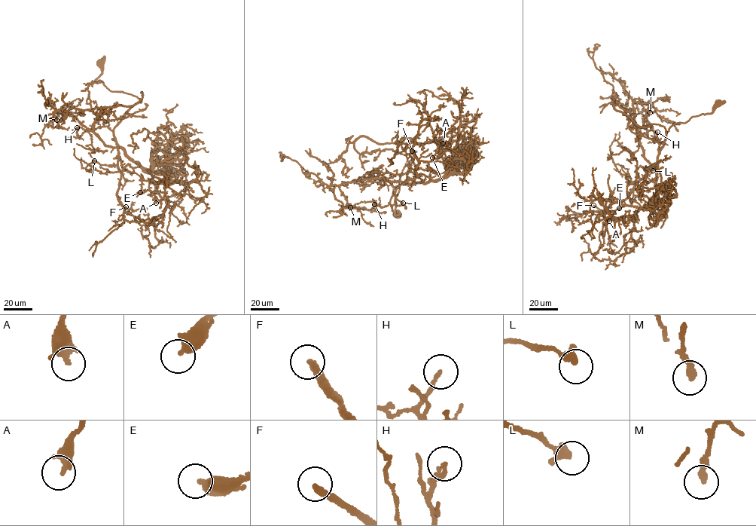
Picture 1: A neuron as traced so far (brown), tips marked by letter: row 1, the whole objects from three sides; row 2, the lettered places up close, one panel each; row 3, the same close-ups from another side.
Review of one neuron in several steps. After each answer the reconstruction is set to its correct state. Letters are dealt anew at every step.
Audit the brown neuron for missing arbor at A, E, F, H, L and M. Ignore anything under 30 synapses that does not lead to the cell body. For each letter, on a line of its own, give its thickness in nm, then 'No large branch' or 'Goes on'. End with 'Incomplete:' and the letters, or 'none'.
A: Thickness 340 nm. No large branch
E: Thickness 480 nm. No large branch
F: Thickness 320 nm. Goes on
H: Thickness 180 nm. Goes on
L: Thickness 360 nm. No large branch
M: Thickness 300 nm. No large branch
Incomplete: F, H

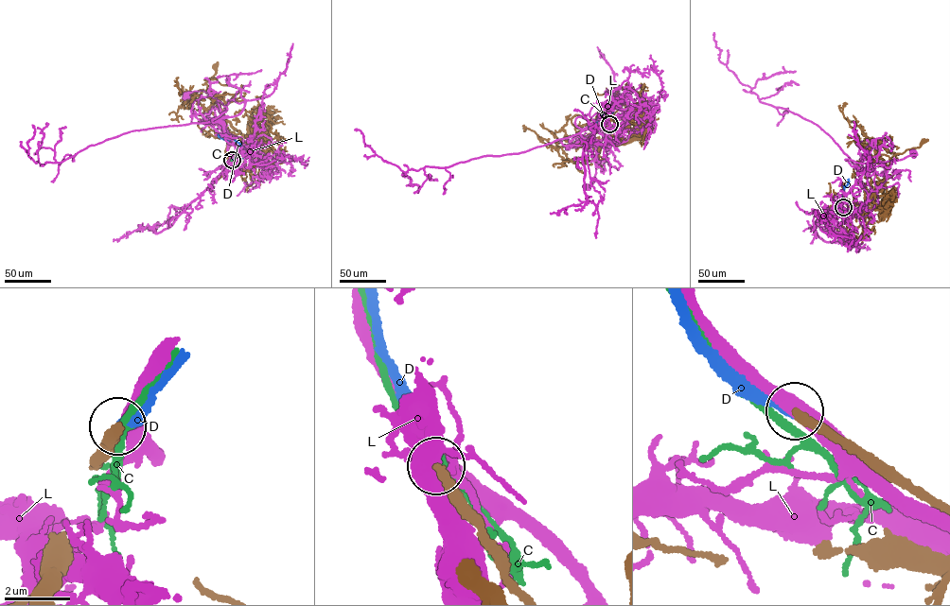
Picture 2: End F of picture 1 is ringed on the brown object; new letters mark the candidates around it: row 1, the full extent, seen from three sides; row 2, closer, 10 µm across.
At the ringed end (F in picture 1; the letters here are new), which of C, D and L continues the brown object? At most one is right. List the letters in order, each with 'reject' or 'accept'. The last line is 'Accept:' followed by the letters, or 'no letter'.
C: reject
D: accept
L: reject
Accept: D

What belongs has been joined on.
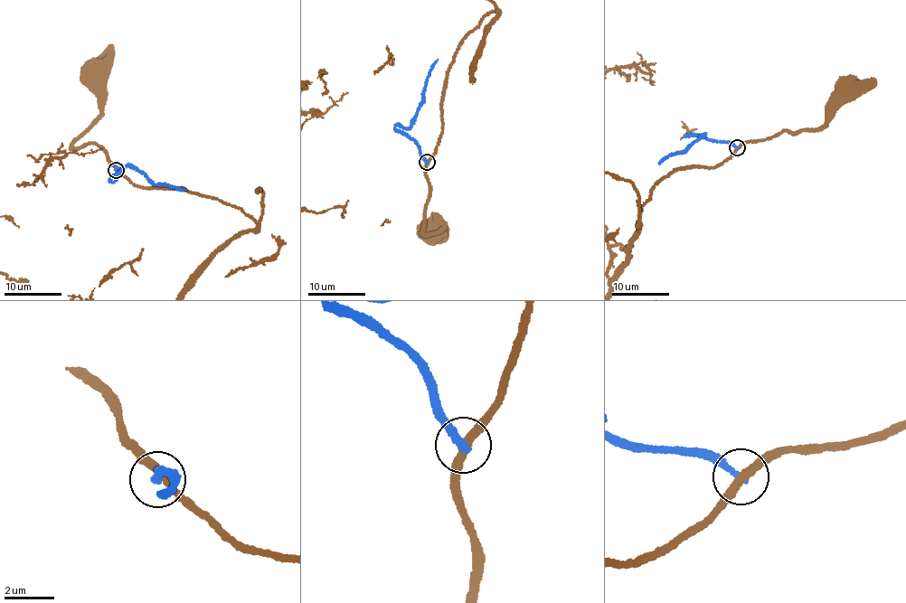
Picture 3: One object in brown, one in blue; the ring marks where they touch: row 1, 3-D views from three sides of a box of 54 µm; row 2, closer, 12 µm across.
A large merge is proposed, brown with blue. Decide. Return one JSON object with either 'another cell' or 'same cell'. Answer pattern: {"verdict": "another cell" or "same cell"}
{"verdict": "another cell"}

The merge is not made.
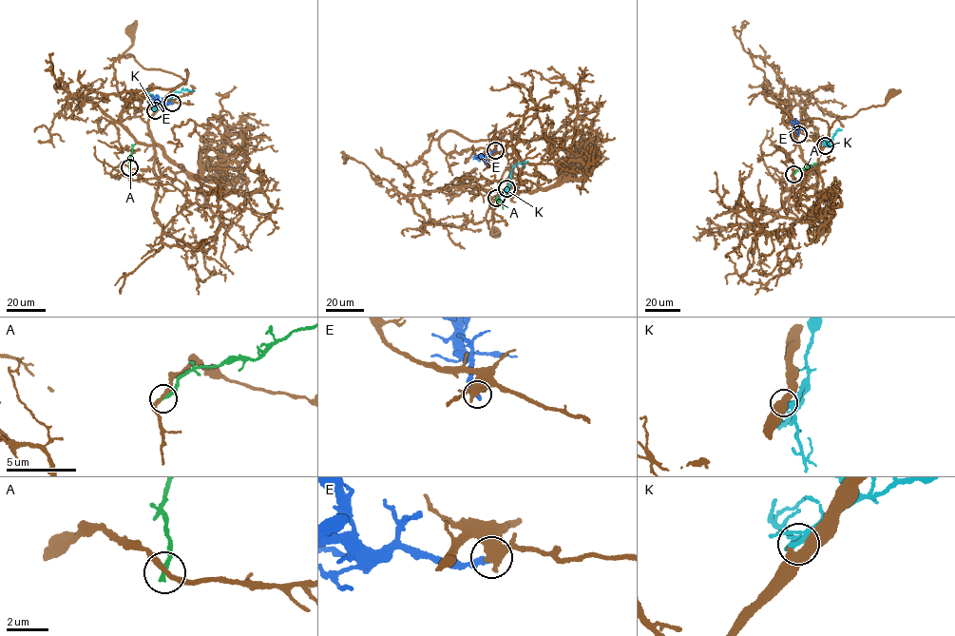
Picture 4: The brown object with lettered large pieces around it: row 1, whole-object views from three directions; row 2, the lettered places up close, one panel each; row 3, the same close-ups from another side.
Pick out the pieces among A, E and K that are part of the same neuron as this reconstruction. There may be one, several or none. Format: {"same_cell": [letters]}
{"same_cell": ["K"]}

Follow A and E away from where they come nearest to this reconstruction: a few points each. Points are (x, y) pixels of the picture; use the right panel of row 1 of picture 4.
A: (793, 174), (817, 163)
E: (798, 133), (792, 122)

